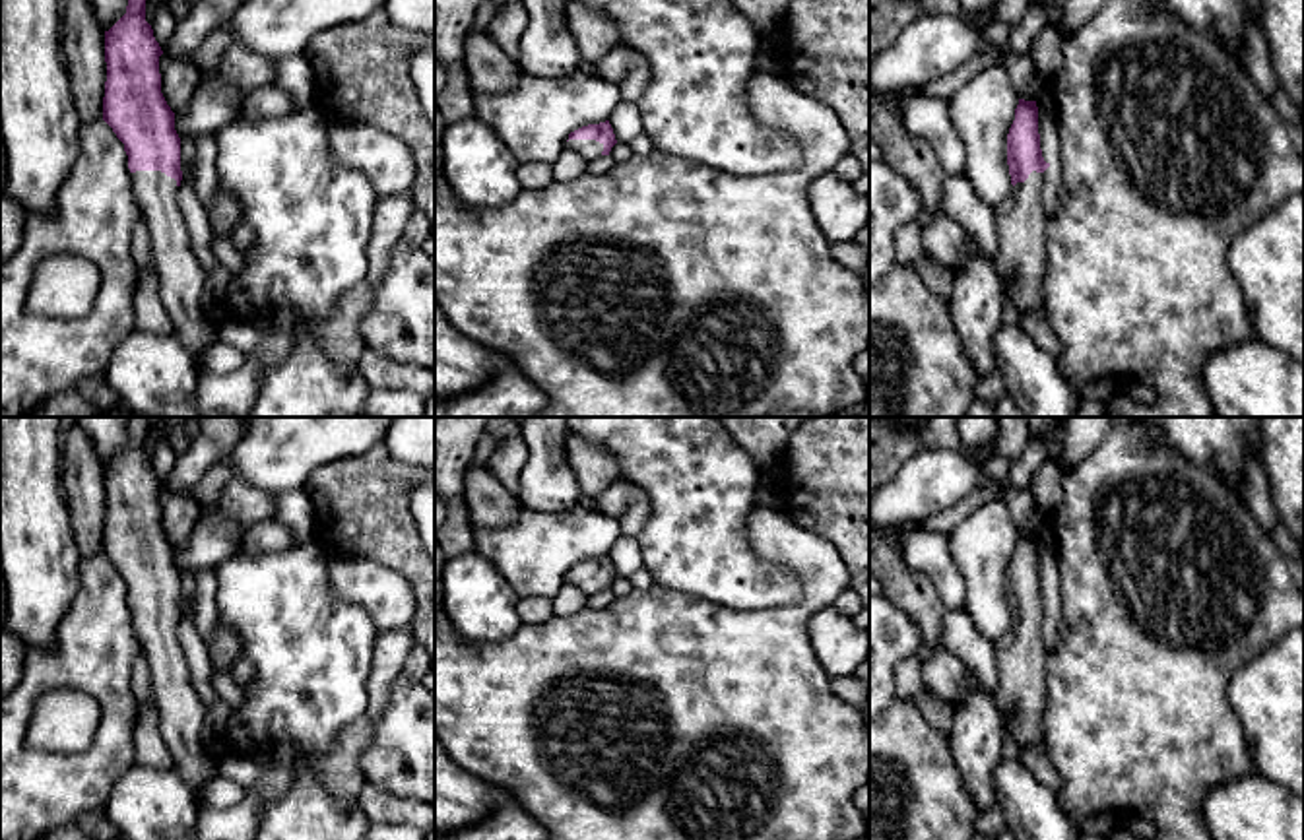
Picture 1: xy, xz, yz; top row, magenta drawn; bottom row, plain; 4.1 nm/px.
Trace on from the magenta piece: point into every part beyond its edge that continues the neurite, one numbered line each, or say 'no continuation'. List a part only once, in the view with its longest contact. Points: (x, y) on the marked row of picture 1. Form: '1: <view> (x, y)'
1: xy (181, 276)

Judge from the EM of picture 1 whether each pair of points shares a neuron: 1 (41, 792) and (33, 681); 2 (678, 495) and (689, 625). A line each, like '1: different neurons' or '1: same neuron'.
1: same neuron
2: different neurons

